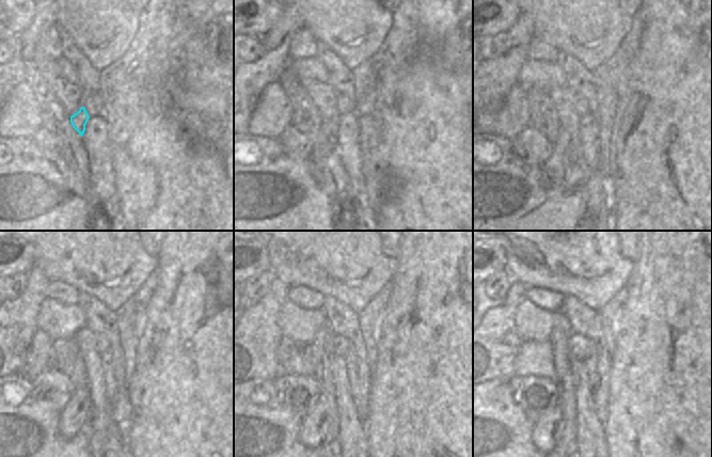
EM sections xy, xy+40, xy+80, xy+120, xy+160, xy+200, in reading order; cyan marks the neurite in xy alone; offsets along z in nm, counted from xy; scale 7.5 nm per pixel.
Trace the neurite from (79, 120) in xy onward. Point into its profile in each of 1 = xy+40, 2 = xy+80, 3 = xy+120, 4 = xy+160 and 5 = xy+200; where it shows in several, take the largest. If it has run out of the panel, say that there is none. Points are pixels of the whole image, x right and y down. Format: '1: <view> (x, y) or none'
1: xy+40 (325, 142)
2: xy+80 (554, 169)
3: xy+120 (76, 413)
4: xy+160 (312, 428)
5: xy+200 (547, 431)

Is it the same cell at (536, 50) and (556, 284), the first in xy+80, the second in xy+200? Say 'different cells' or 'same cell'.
different cells

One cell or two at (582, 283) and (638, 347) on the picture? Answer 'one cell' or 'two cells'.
two cells

